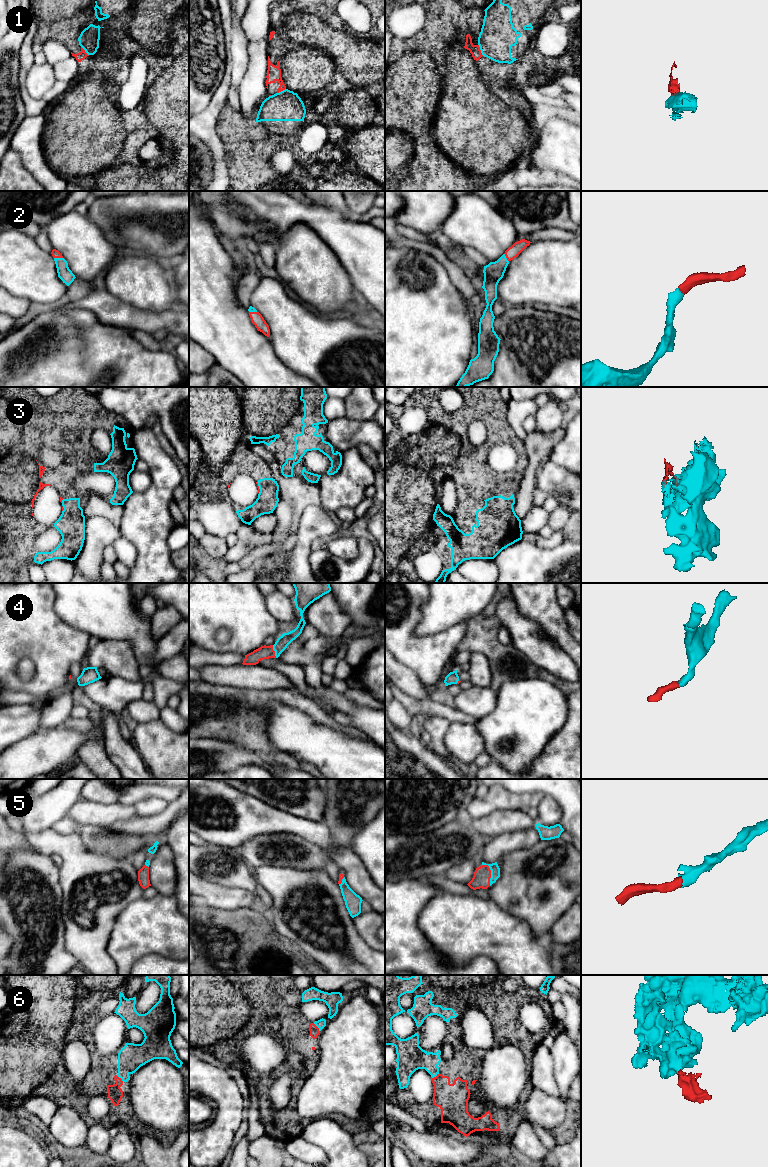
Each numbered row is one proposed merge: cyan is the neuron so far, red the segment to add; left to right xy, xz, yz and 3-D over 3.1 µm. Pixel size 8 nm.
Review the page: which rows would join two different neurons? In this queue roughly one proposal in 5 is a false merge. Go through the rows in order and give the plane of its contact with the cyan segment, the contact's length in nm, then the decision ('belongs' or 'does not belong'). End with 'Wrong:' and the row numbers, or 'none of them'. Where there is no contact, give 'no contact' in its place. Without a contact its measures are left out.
1: yz | 100 nm | belongs
2: xy | 70 nm | belongs
3: xz | 90 nm | belongs
4: xz | 110 nm | belongs
5: yz | 190 nm | belongs
6: xz | 90 nm | belongs
Wrong: none of them

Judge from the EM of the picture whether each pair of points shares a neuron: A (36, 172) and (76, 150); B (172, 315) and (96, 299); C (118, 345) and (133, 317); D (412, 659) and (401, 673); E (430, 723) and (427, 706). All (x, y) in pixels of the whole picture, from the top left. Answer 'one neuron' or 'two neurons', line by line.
A: two neurons
B: one neuron
C: two neurons
D: two neurons
E: two neurons

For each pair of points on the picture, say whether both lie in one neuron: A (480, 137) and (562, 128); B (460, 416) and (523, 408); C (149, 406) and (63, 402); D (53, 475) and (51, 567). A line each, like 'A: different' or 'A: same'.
A: different
B: different
C: different
D: different

